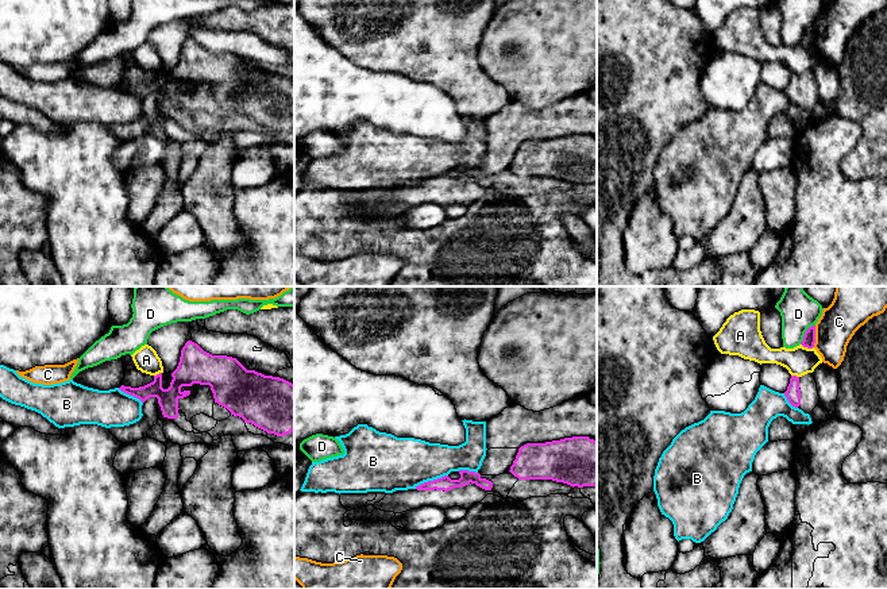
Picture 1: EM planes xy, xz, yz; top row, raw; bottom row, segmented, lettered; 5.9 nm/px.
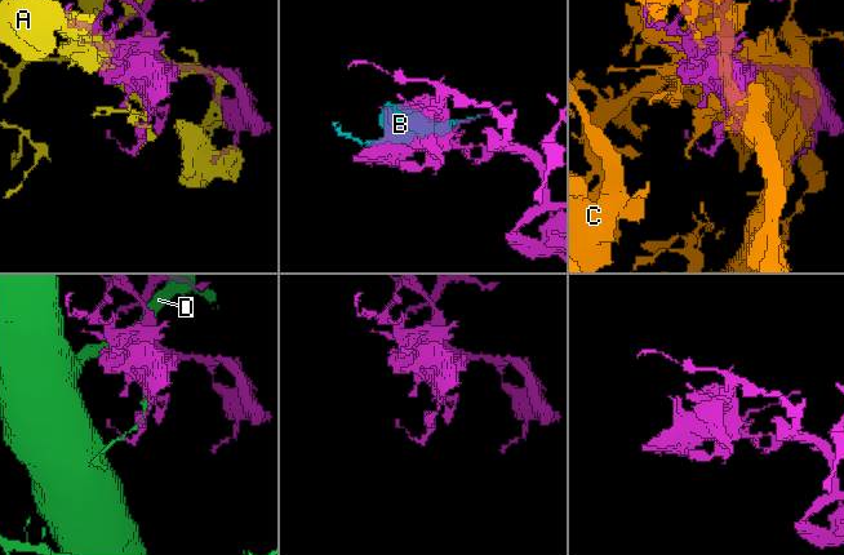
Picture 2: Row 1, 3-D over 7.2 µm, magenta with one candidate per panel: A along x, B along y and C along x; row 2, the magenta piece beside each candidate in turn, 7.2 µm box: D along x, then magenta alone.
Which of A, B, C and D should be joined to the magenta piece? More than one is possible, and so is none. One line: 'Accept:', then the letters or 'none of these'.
Accept: none of these

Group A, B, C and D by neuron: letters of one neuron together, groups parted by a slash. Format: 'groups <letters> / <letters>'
groups A / B / C / D

